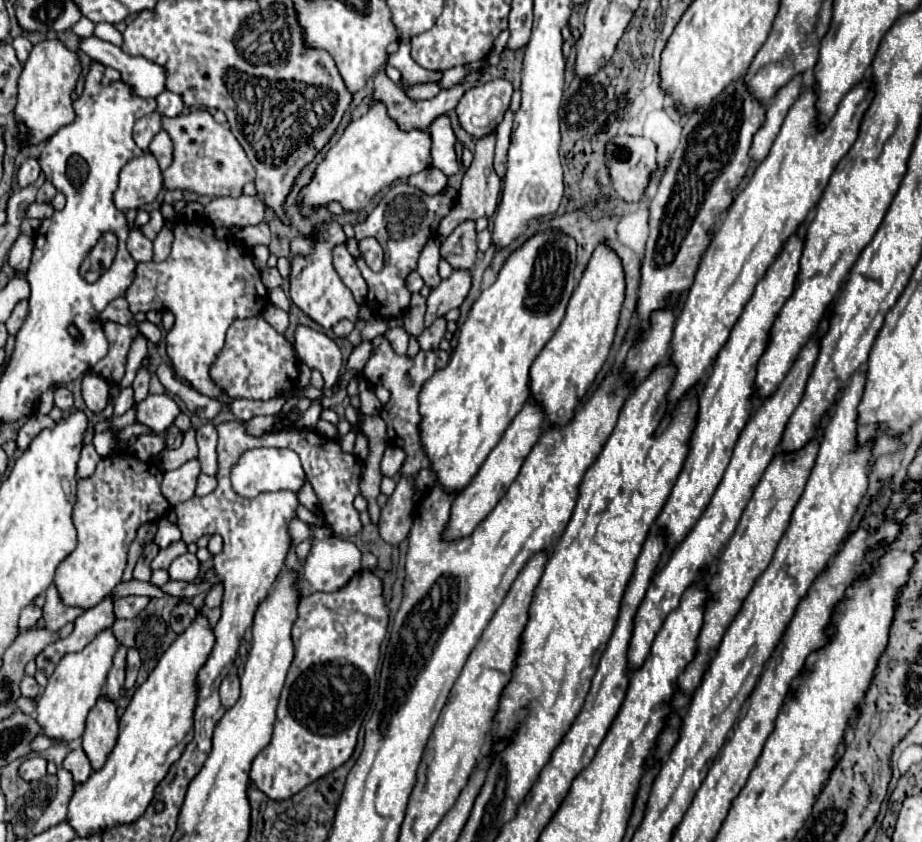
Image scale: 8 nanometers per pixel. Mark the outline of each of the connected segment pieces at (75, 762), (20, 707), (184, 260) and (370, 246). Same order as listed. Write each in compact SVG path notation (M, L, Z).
M74 745L70 749L70 753L66 755L62 765L64 765L64 769L68 769L74 775L76 783L84 783L84 779L88 779L88 775L92 773L90 759L86 757L86 753L84 753L84 749L80 745Z
M24 695L20 699L16 699L16 711L24 713L24 715L32 715L34 707L36 707L36 699L30 699L30 697L24 697Z
M204 219L198 221L180 221L174 227L174 245L168 259L162 263L148 263L148 265L136 265L134 281L126 289L126 301L130 305L132 313L138 311L172 311L174 313L174 327L166 333L166 355L172 363L174 377L178 381L188 383L192 389L196 389L202 395L208 397L220 397L222 389L212 381L210 367L216 361L216 355L224 347L224 335L226 329L232 325L234 319L240 317L254 317L260 315L268 305L268 289L260 281L260 271L254 267L252 257L246 251L240 251L236 243L218 241L214 235L214 229L208 227Z
M364 239L364 243L360 243L360 251L362 251L368 267L372 267L374 271L380 271L380 267L382 267L382 247L376 243L376 239Z

